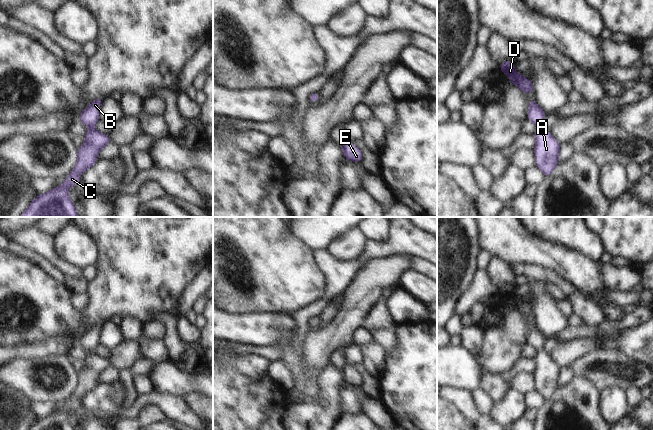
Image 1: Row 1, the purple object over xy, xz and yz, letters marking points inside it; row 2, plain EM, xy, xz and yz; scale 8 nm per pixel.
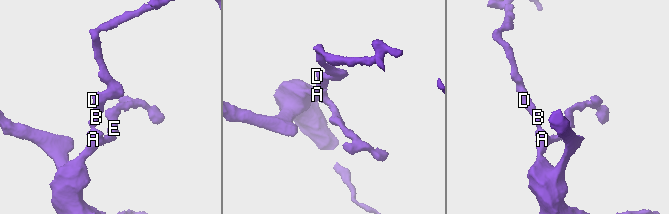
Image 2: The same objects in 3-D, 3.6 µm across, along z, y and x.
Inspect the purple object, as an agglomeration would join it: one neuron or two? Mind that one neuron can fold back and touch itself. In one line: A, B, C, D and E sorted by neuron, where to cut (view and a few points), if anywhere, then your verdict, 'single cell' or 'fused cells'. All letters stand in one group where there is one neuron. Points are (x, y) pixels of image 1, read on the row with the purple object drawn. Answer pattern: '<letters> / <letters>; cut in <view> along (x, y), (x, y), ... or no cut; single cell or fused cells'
A B C D E; no cut; single cell

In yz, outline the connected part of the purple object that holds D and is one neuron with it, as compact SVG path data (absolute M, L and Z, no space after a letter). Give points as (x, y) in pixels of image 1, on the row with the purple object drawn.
M506 61L500 65L500 71L509 77L510 82L515 84L522 92L534 92L532 81L525 78L523 74L515 71L514 62Z

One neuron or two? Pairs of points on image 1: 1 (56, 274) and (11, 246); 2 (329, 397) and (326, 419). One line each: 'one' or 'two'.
1: one
2: one

